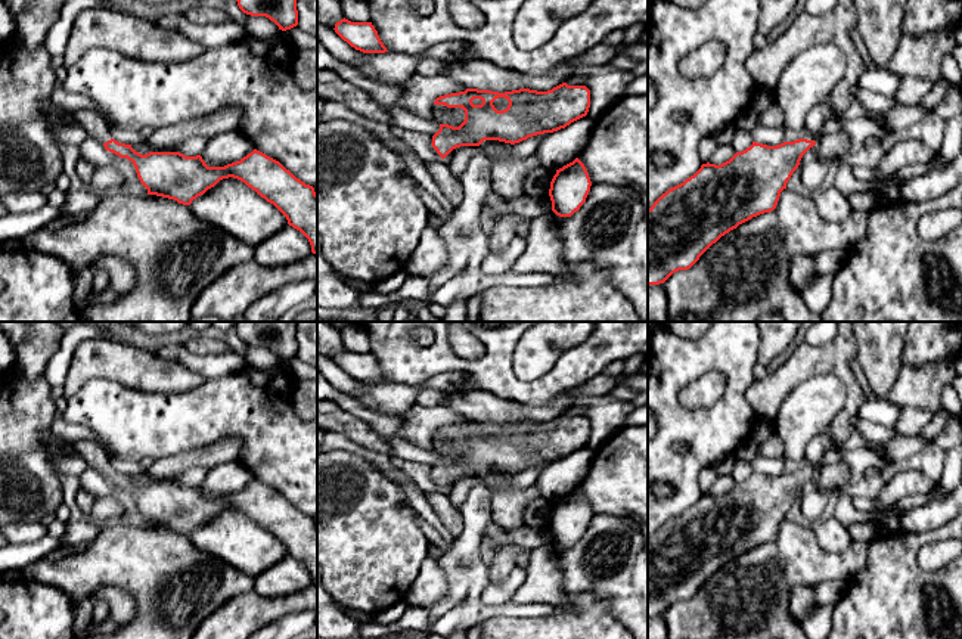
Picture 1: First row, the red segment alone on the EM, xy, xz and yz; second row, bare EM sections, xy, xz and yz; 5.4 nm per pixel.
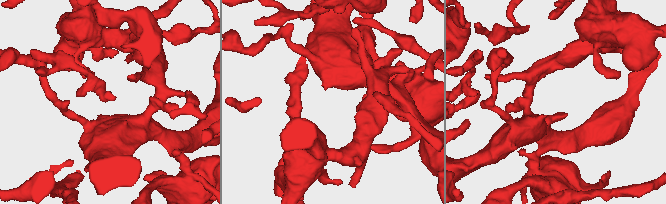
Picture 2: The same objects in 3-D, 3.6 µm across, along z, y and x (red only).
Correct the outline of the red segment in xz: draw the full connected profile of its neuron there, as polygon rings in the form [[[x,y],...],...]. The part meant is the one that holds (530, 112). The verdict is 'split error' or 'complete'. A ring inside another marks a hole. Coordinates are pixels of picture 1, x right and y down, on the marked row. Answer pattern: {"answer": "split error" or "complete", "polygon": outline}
{"answer": "complete", "polygon": [[[567,83],[547,91],[519,89],[499,93],[466,89],[440,96],[434,105],[465,111],[465,121],[459,127],[440,124],[440,130],[432,136],[431,145],[444,159],[460,146],[480,146],[484,140],[515,145],[537,134],[565,128],[587,115],[590,90]],[[499,97],[509,102],[503,111],[497,111],[493,105]]]}

